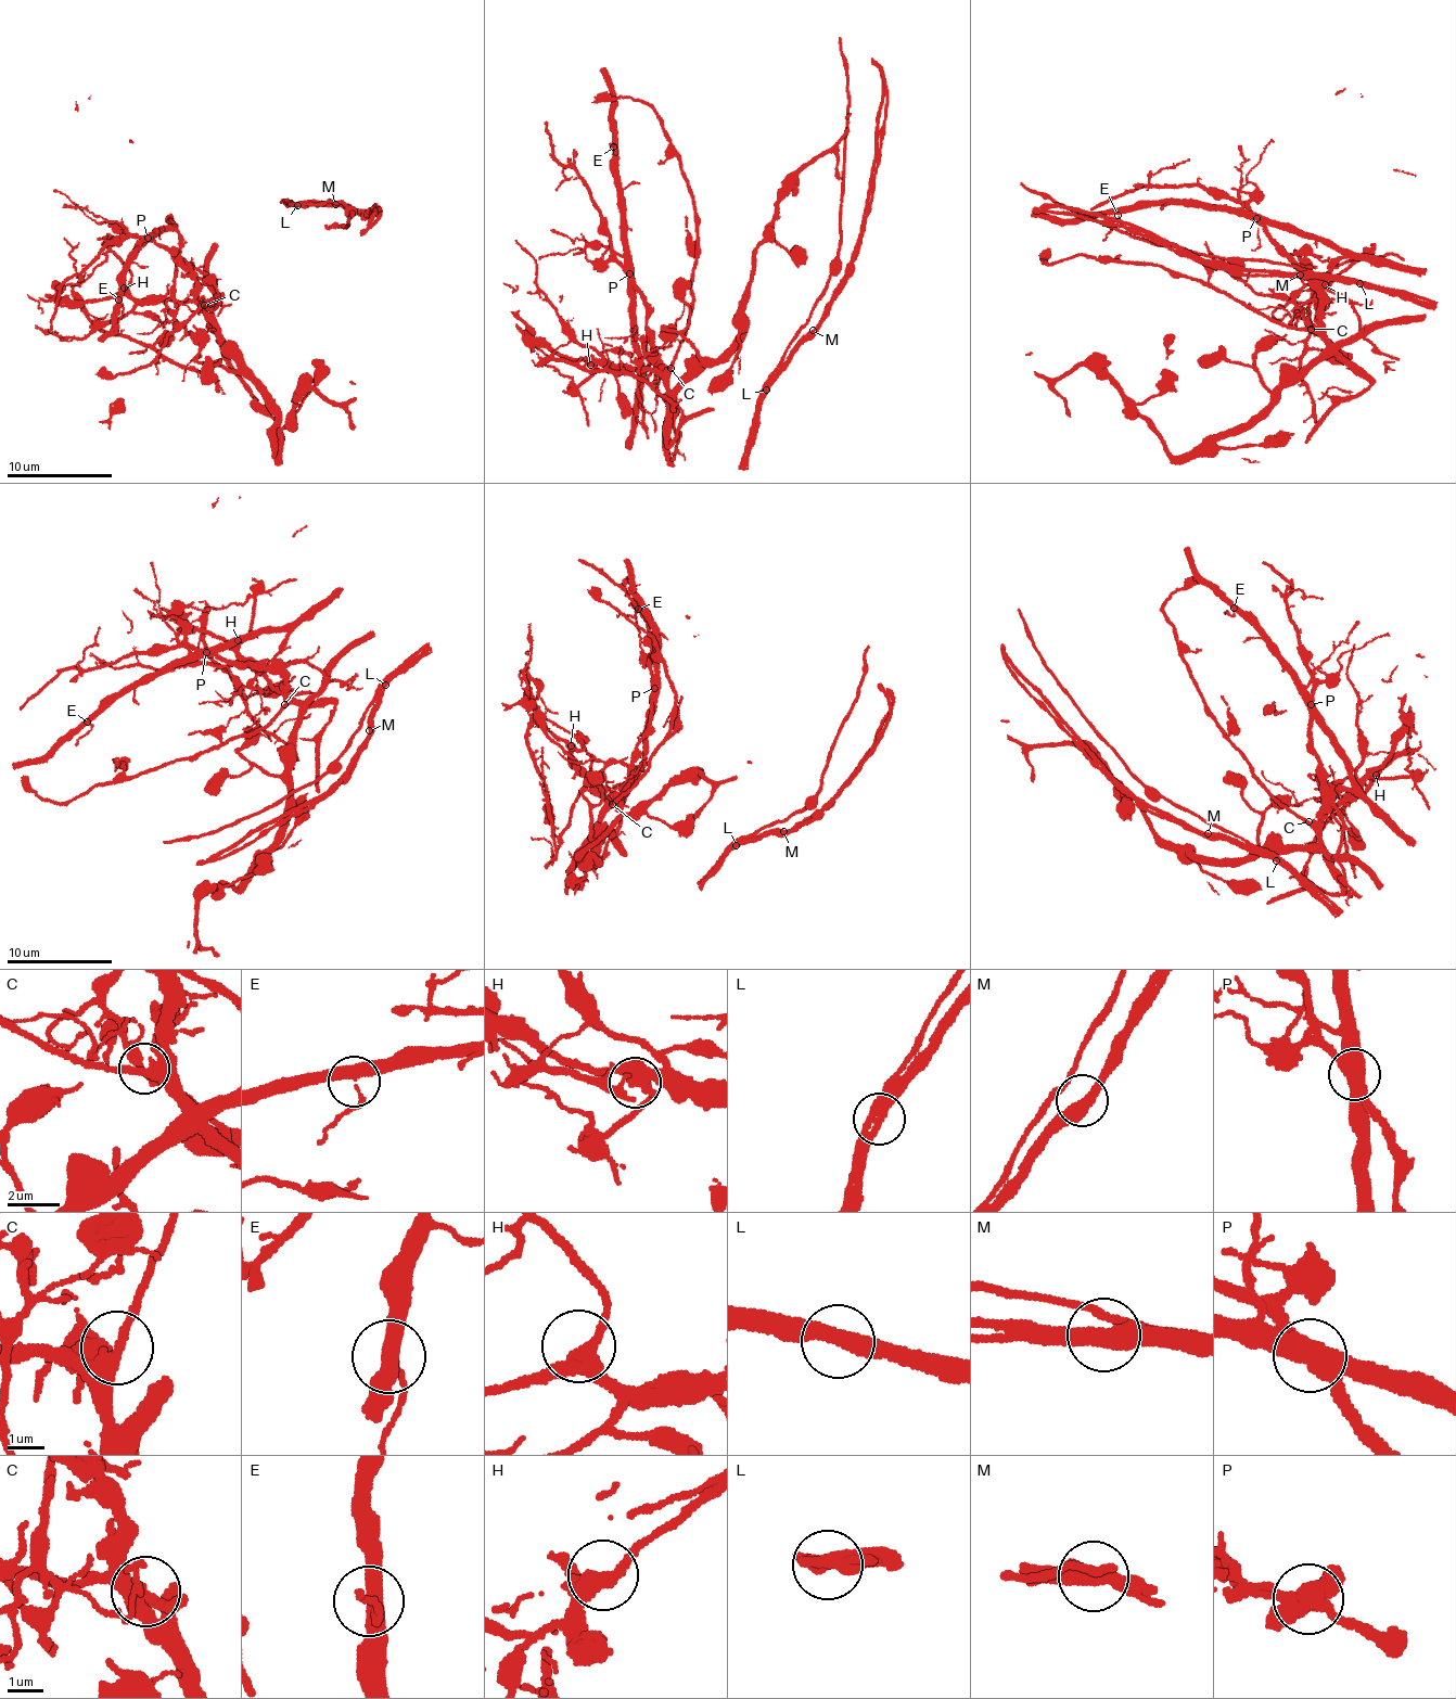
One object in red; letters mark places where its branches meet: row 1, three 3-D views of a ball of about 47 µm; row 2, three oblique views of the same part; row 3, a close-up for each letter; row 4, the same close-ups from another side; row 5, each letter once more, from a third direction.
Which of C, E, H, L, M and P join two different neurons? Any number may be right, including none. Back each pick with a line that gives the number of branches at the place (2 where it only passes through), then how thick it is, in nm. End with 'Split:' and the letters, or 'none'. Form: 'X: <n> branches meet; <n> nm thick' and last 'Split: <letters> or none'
L: 2 branches meet; 380 nm thick
M: 2 branches meet; 380 nm thick
P: 3 branches meet; 500 nm thick
Split: L, M, P

